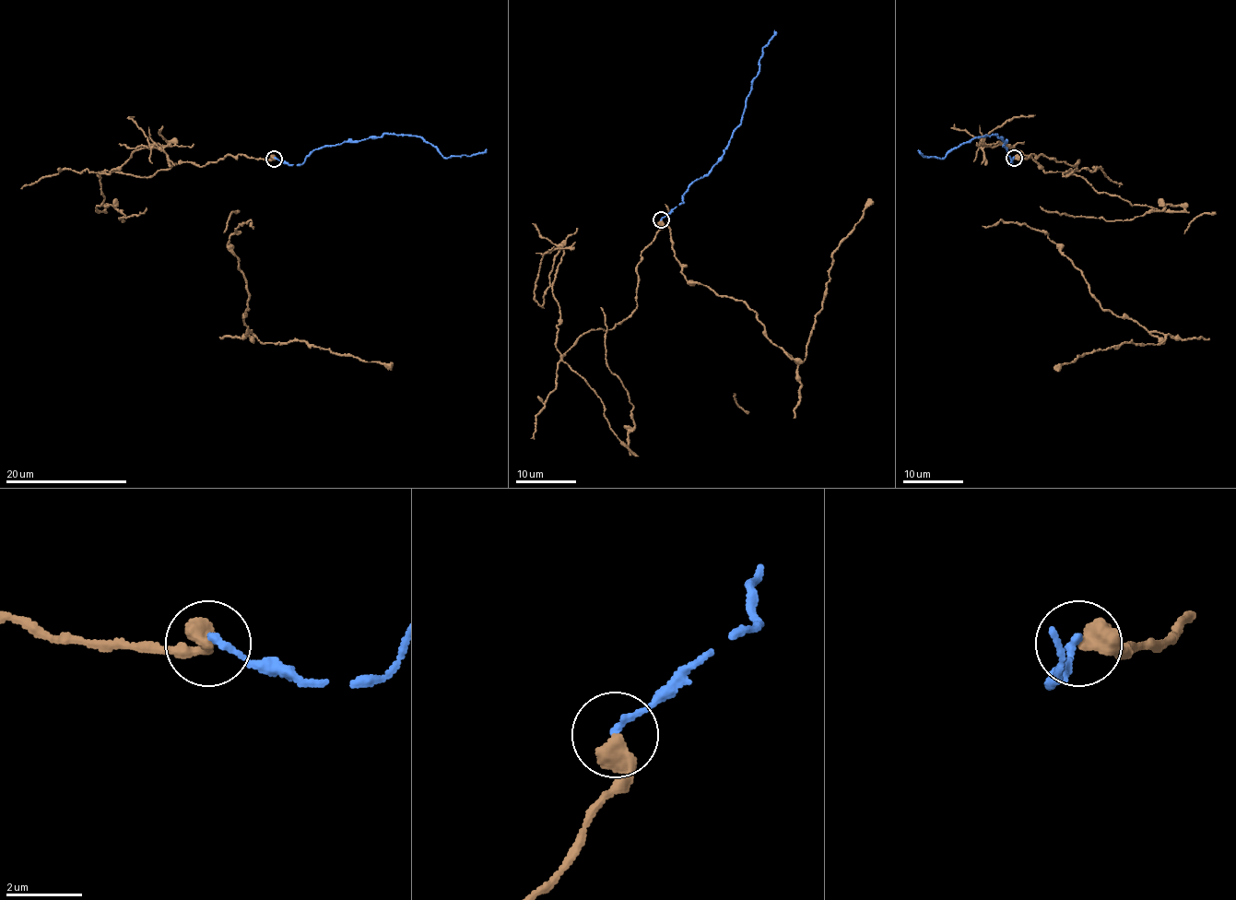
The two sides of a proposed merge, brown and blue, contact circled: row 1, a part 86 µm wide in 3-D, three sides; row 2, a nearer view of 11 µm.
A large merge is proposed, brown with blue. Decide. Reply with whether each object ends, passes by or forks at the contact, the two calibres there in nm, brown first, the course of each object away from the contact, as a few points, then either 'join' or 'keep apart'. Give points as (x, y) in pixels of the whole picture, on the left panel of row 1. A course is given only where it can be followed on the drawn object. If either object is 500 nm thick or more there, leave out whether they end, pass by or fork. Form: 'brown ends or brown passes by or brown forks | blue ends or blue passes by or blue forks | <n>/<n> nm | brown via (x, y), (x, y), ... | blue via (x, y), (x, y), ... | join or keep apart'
500/180 nm | brown via (274, 159), (242, 154), (148, 176), (99, 173), (99, 212), (111, 204), (123, 221), (147, 207) | blue via (274, 157), (297, 165), (323, 147), (381, 137), (386, 133), (430, 143), (448, 158), (476, 155), (486, 149) | keep apart

